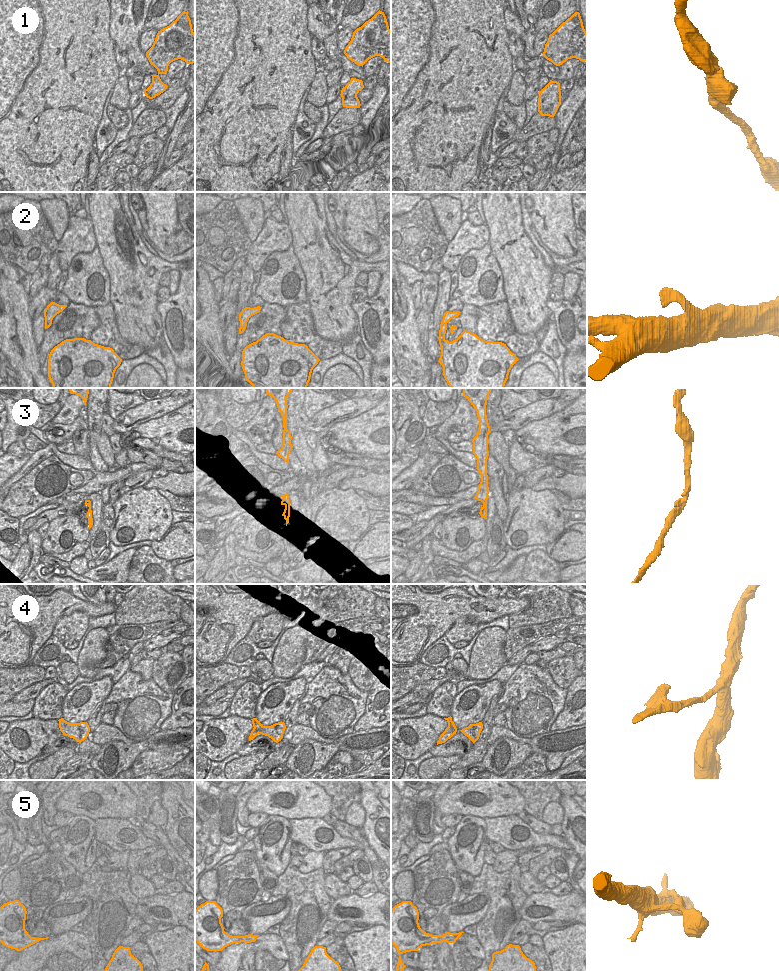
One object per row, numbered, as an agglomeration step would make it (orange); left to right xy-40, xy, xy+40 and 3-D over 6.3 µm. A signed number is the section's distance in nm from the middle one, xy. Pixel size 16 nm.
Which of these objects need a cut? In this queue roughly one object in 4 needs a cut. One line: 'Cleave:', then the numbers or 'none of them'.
Cleave: 4

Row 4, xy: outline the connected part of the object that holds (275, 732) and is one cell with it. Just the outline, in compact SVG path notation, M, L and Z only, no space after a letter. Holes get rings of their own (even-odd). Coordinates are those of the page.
M258 720L252 722L253 727L259 732L259 734L268 736L274 742L278 743L283 738L286 725L284 722L278 722L271 726L263 726Z

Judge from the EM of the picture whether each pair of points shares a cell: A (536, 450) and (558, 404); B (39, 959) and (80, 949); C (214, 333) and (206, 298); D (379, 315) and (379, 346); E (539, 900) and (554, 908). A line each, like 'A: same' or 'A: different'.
A: different
B: same
C: same
D: same
E: same

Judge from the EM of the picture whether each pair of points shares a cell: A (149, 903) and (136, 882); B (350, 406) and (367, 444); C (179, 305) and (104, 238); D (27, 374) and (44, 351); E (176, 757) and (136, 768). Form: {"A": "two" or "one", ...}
{"A": "two", "B": "two", "C": "two", "D": "two", "E": "one"}

